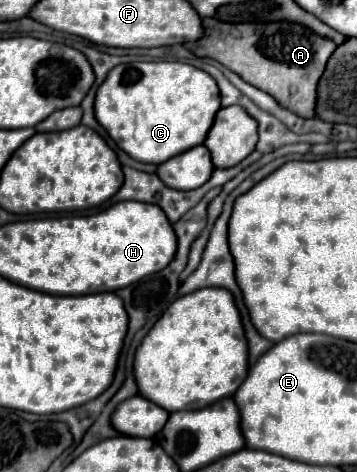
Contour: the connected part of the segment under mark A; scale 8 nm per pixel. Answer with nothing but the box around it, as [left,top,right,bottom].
[196,20,336,116]

